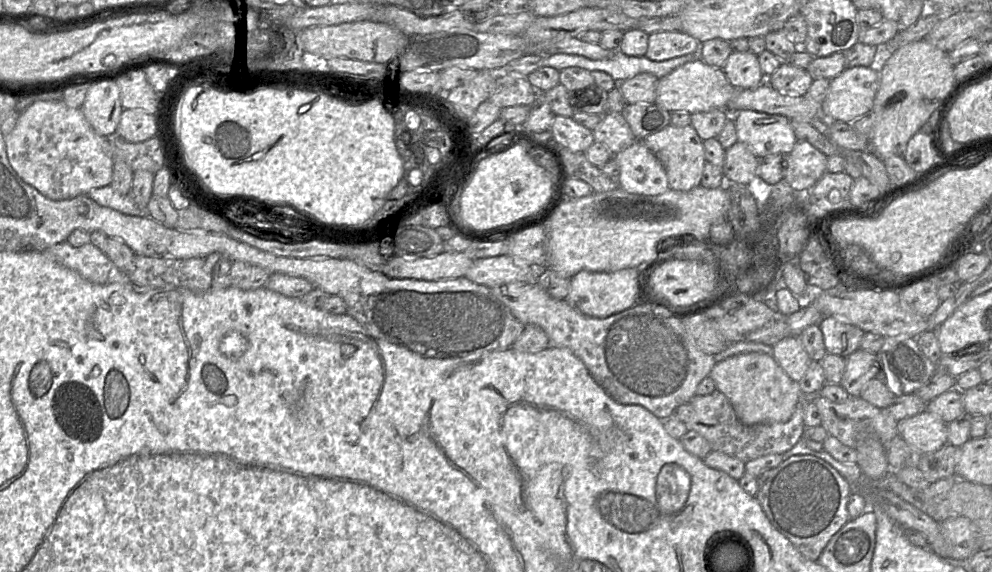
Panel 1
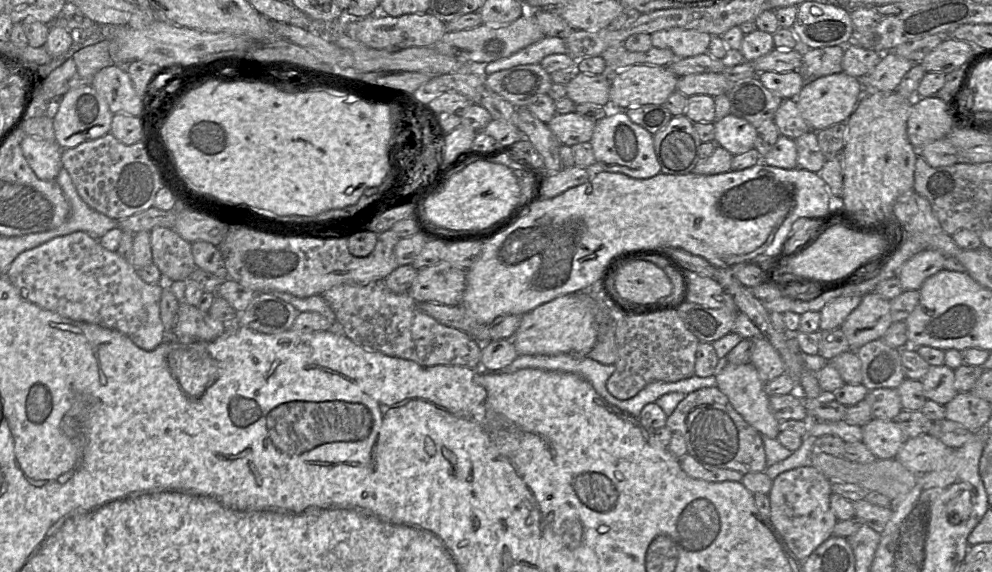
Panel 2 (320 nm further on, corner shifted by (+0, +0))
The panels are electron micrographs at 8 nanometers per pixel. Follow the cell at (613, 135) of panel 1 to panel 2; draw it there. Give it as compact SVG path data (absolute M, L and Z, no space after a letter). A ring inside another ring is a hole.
M570 112L556 114L547 126L561 144L573 146L578 143L590 142L595 123L576 112Z

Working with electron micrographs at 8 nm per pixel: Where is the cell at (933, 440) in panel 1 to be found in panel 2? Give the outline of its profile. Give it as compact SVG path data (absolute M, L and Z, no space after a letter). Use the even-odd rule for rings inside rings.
M873 418L862 427L862 442L877 459L894 459L908 439L894 420Z

